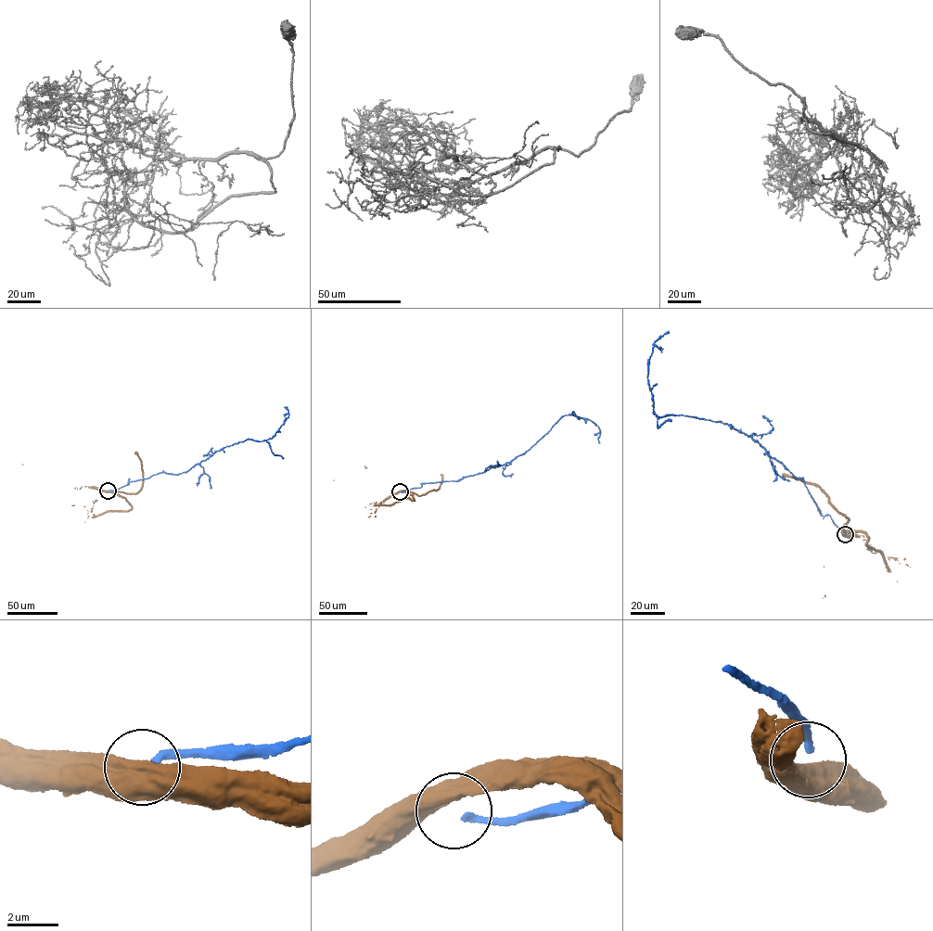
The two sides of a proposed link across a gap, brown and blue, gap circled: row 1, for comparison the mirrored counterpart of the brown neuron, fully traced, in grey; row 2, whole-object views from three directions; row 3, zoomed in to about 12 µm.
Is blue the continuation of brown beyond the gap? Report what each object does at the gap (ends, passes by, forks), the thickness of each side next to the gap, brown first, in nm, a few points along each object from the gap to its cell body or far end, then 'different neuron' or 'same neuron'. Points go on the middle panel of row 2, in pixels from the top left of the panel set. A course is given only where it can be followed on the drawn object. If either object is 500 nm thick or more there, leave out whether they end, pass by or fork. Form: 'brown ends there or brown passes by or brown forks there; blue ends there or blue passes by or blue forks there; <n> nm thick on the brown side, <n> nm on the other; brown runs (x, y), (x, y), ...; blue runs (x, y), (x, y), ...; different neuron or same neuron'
950 nm thick on the brown side, 220 nm on the other; brown runs (400, 491), (382, 502), (369, 504), (333, 480); blue runs (400, 491), (423, 483), (457, 481), (510, 462), (565, 415), (592, 421), (600, 429), (599, 443); different neuron

